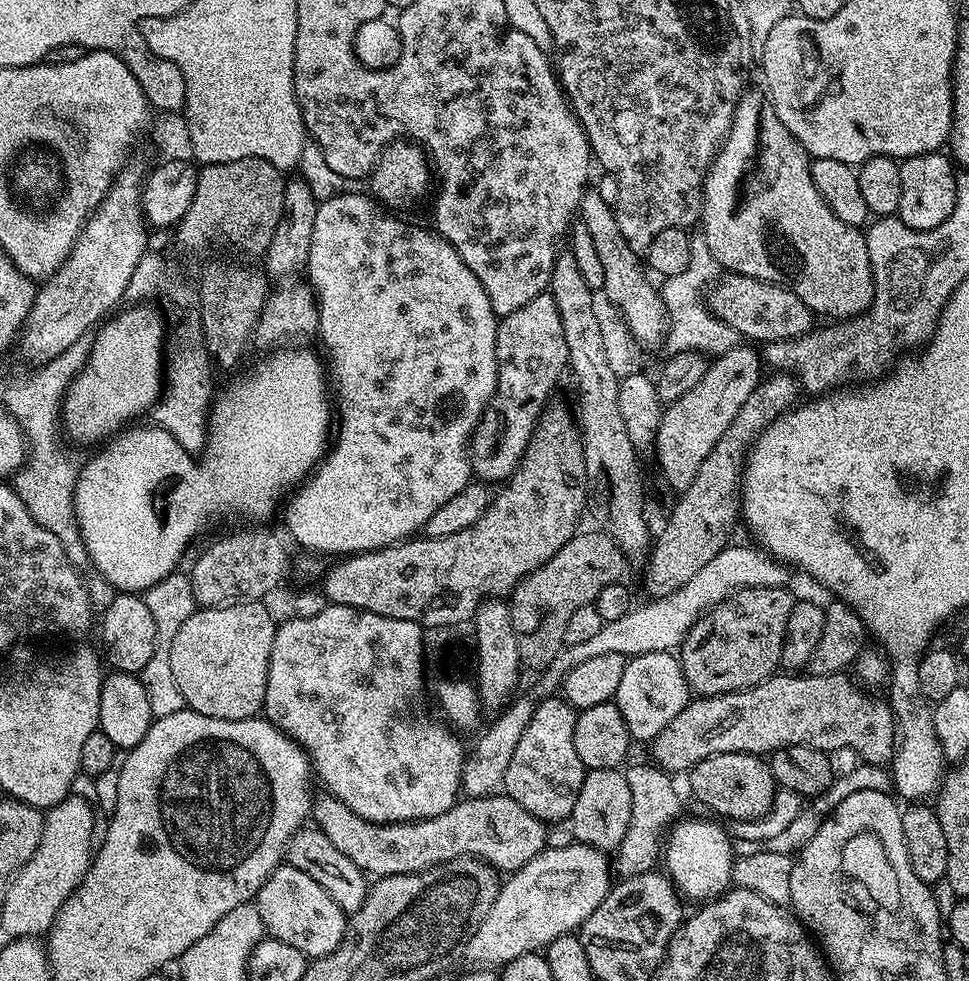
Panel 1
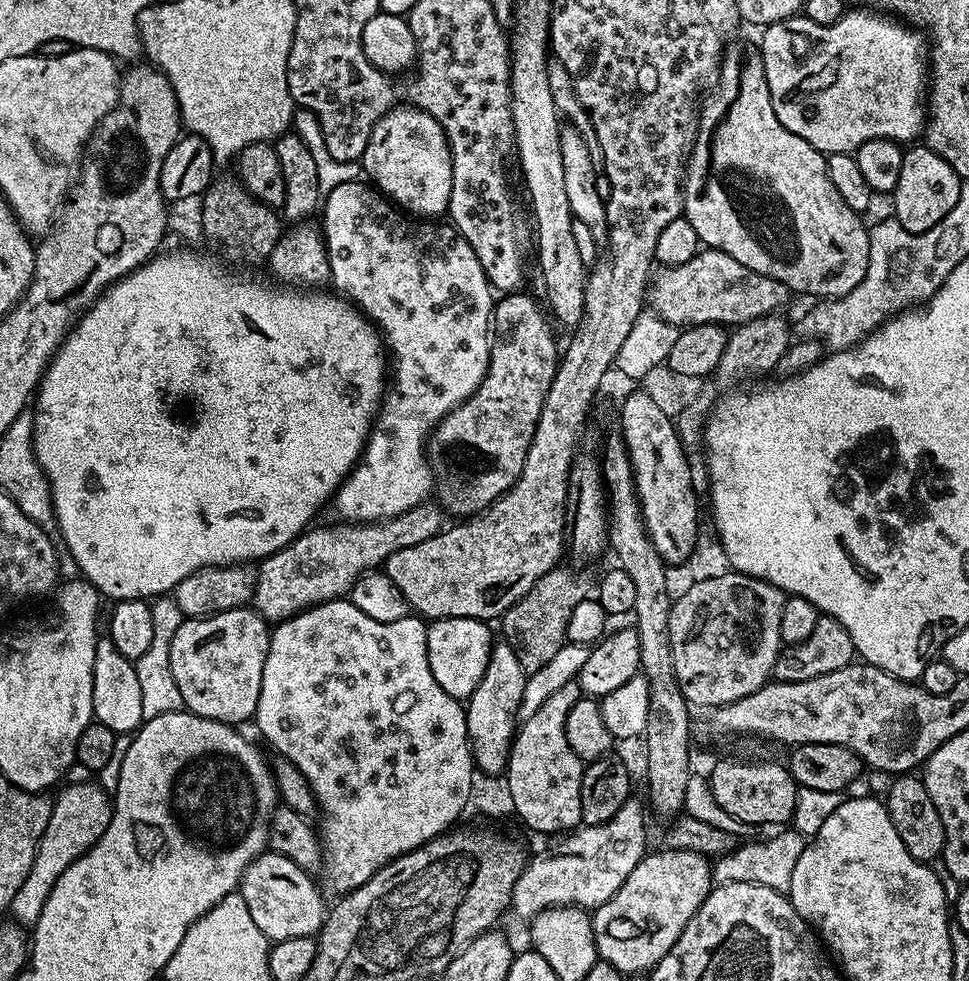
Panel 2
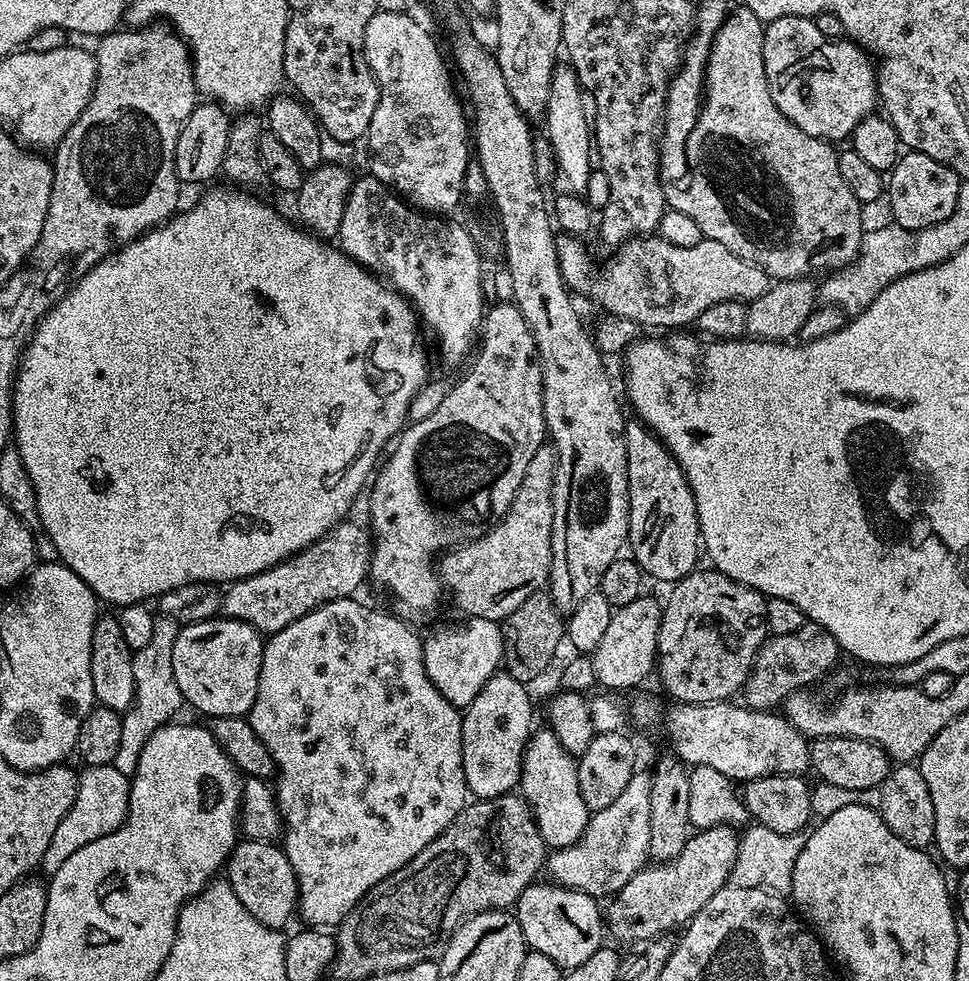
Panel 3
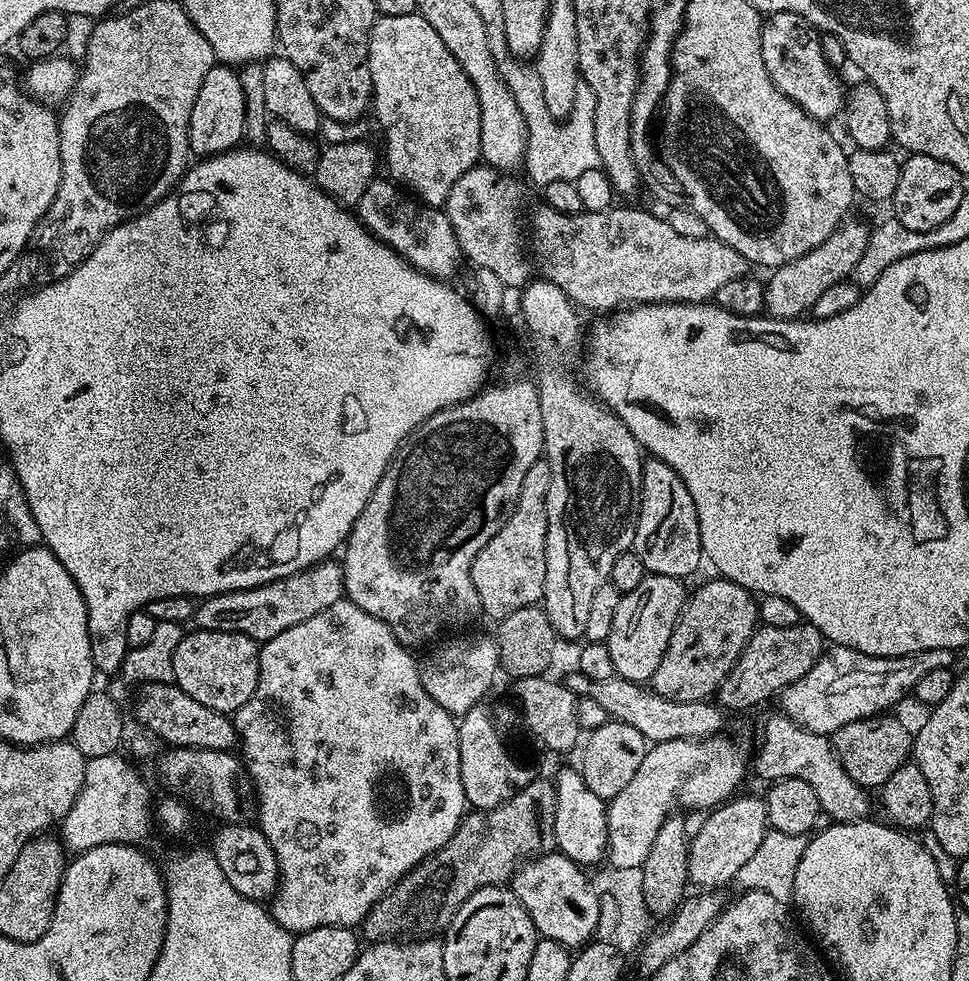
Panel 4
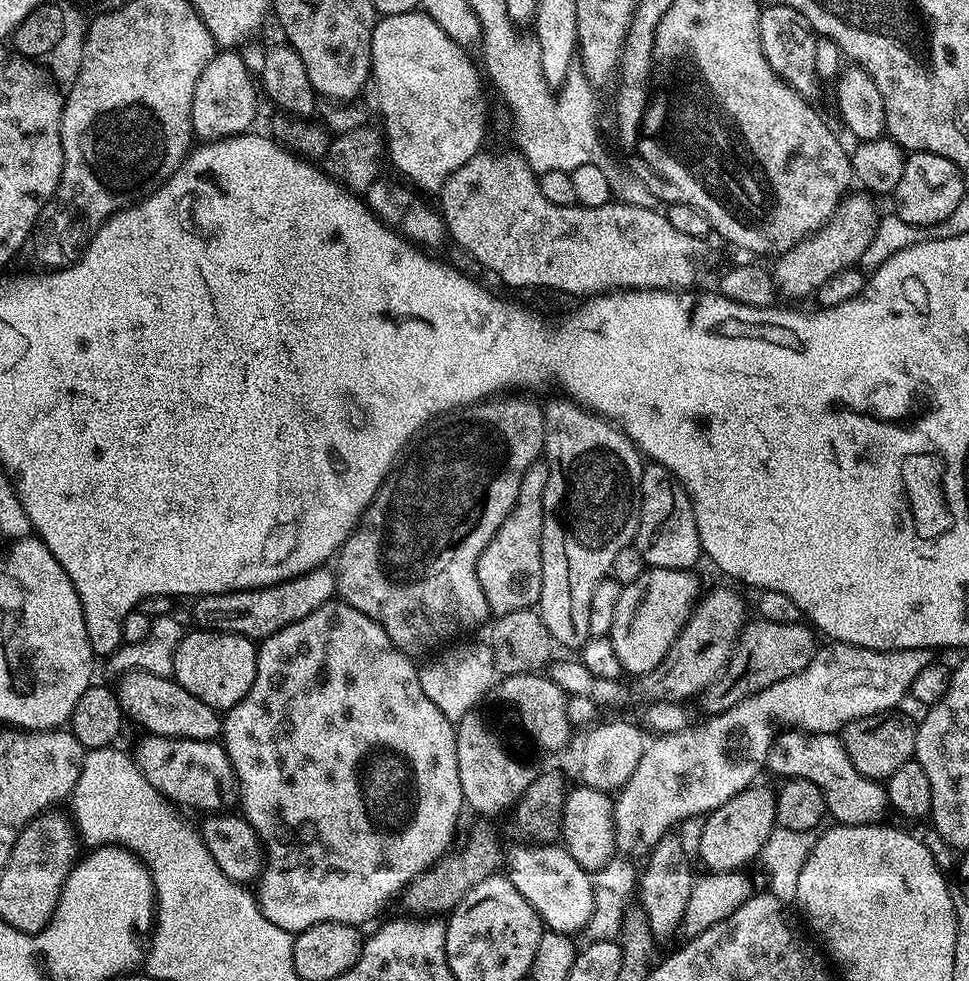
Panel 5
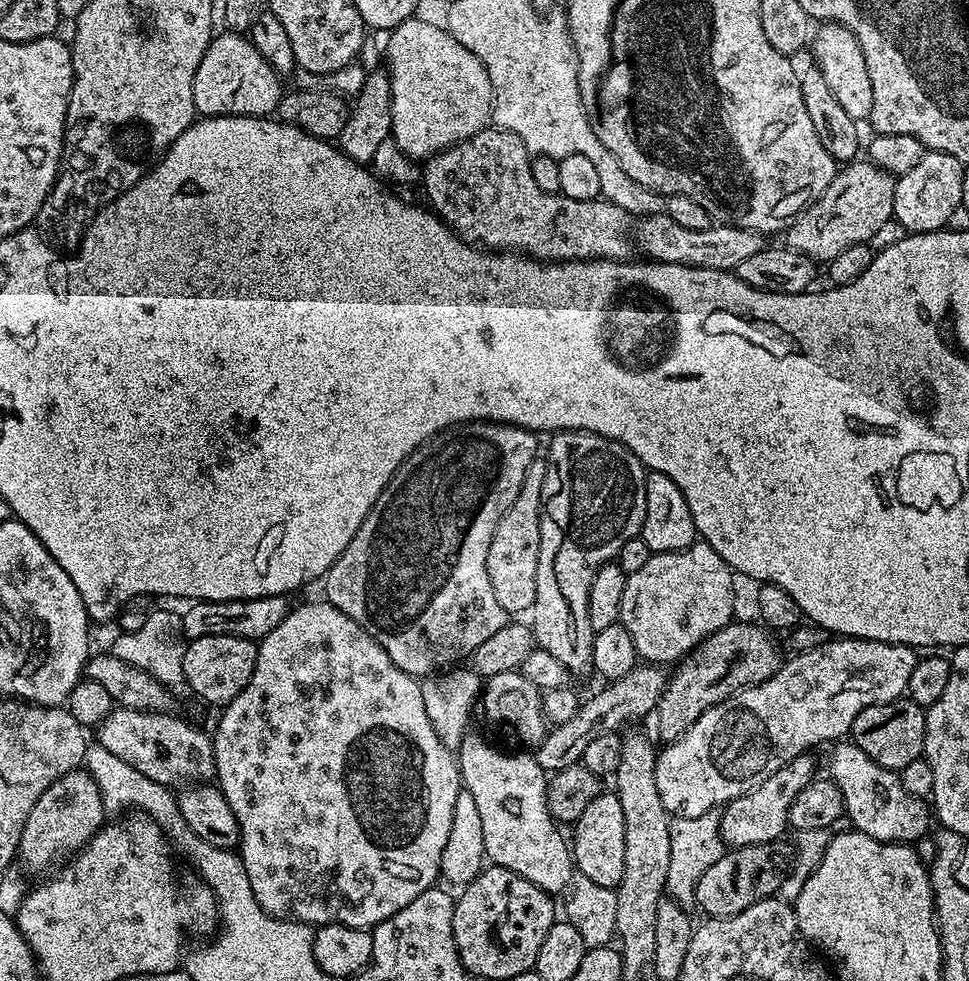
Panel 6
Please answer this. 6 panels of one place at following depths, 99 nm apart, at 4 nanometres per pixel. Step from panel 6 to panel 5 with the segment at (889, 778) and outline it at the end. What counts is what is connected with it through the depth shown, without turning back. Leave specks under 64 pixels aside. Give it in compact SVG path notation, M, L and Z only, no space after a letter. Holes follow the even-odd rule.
M799 730L781 731L772 743L772 749L768 755L766 768L769 773L772 771L774 775L780 776L779 778L809 780L810 782L814 782L814 786L818 786L818 790L822 790L822 798L828 807L827 815L831 817L831 819L833 816L833 821L835 821L836 824L879 824L885 819L884 815L889 815L890 805L888 802L888 793L886 791L885 785L881 783L881 781L866 778L858 769L856 769L854 762L850 762L850 754L846 754L846 750L844 749L843 744L840 742L839 735L833 734L831 732L801 732Z

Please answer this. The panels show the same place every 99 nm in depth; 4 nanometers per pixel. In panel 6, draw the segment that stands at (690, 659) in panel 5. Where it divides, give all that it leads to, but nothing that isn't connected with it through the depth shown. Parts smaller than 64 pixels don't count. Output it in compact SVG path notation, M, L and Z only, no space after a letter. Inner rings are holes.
M637 666L630 670L630 674L622 674L622 678L605 683L605 688L598 689L589 700L585 699L581 703L570 722L562 722L545 731L544 739L534 752L538 766L542 766L546 774L555 774L581 763L586 746L590 746L594 738L608 732L619 733L620 727L631 720L638 720L642 716L651 717L664 692L665 683L666 672L660 666Z

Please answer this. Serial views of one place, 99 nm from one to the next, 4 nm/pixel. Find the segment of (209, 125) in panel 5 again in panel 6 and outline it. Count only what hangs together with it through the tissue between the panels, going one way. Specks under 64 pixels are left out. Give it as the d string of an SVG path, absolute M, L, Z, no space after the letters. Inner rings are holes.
M224 30L224 33L213 35L208 44L206 54L202 54L202 62L198 62L198 70L194 74L194 106L201 117L206 116L262 116L271 117L275 113L282 95L281 77L258 54L247 35Z

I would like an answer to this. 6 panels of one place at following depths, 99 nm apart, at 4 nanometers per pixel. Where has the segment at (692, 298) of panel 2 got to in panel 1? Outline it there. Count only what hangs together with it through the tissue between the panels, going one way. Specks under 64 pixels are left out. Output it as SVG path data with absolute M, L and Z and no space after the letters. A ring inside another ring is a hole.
M728 272L721 275L709 287L706 293L706 303L708 309L719 320L726 322L726 326L730 326L736 331L737 337L743 338L748 342L756 342L752 340L765 340L765 345L771 346L777 340L796 340L799 336L805 336L807 332L813 331L814 328L814 323L812 324L814 314L808 309L806 302L802 302L802 298L798 298L798 294L794 294L788 288L783 288L780 284L771 284L765 280L750 278L737 272Z

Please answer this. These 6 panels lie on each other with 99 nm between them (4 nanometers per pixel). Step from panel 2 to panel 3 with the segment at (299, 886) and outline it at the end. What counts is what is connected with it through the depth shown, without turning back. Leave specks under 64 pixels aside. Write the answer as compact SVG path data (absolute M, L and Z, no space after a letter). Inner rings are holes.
M241 839L230 854L226 865L228 885L238 894L238 902L267 928L283 929L298 908L296 875L286 858L283 847L266 840Z

